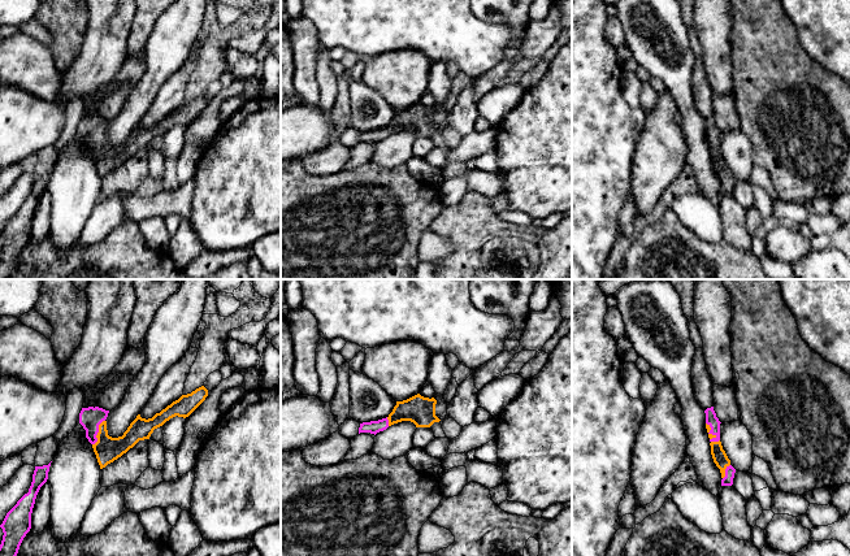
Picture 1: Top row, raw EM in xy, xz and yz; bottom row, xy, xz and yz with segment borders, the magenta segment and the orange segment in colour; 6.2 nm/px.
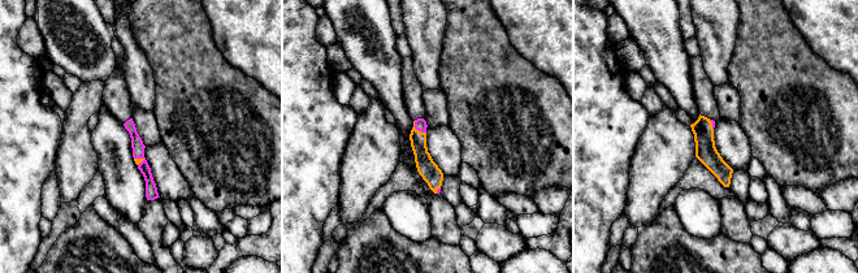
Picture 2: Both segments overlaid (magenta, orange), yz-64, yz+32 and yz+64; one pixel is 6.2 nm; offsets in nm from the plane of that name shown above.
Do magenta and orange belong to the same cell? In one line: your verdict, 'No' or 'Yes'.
Yes

